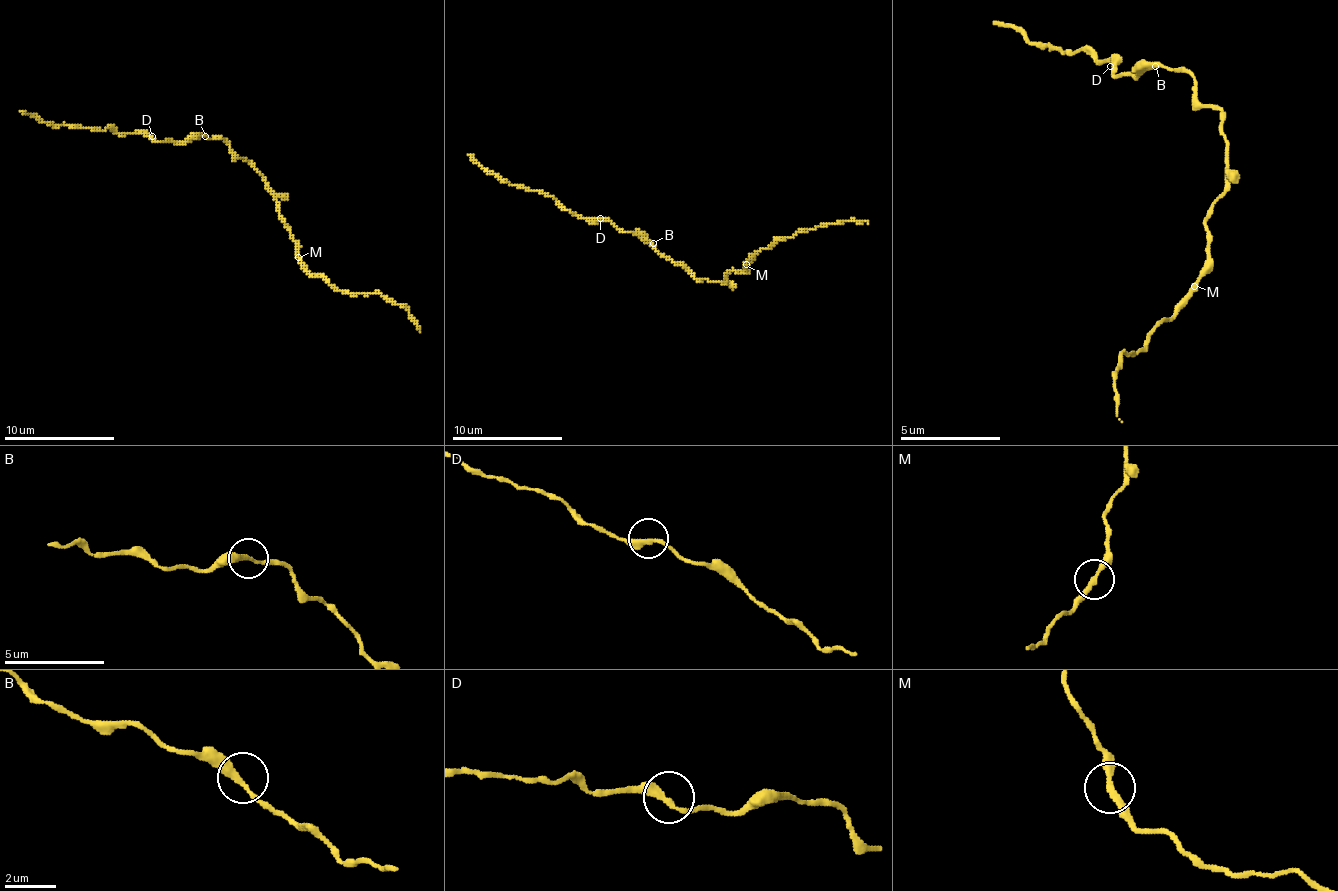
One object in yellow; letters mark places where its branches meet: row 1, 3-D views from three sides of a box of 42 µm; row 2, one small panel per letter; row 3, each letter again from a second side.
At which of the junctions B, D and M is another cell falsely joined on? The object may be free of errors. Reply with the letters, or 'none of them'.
none of them

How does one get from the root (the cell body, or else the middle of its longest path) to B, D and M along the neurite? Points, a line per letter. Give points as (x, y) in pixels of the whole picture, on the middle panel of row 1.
B: (694, 276), (683, 265), (675, 265), (666, 259), (653, 243)
D: (694, 276), (683, 265), (675, 265), (661, 257), (636, 235), (620, 232), (609, 221), (600, 218)
M: (694, 276), (724, 282), (730, 270), (744, 270), (746, 265)

